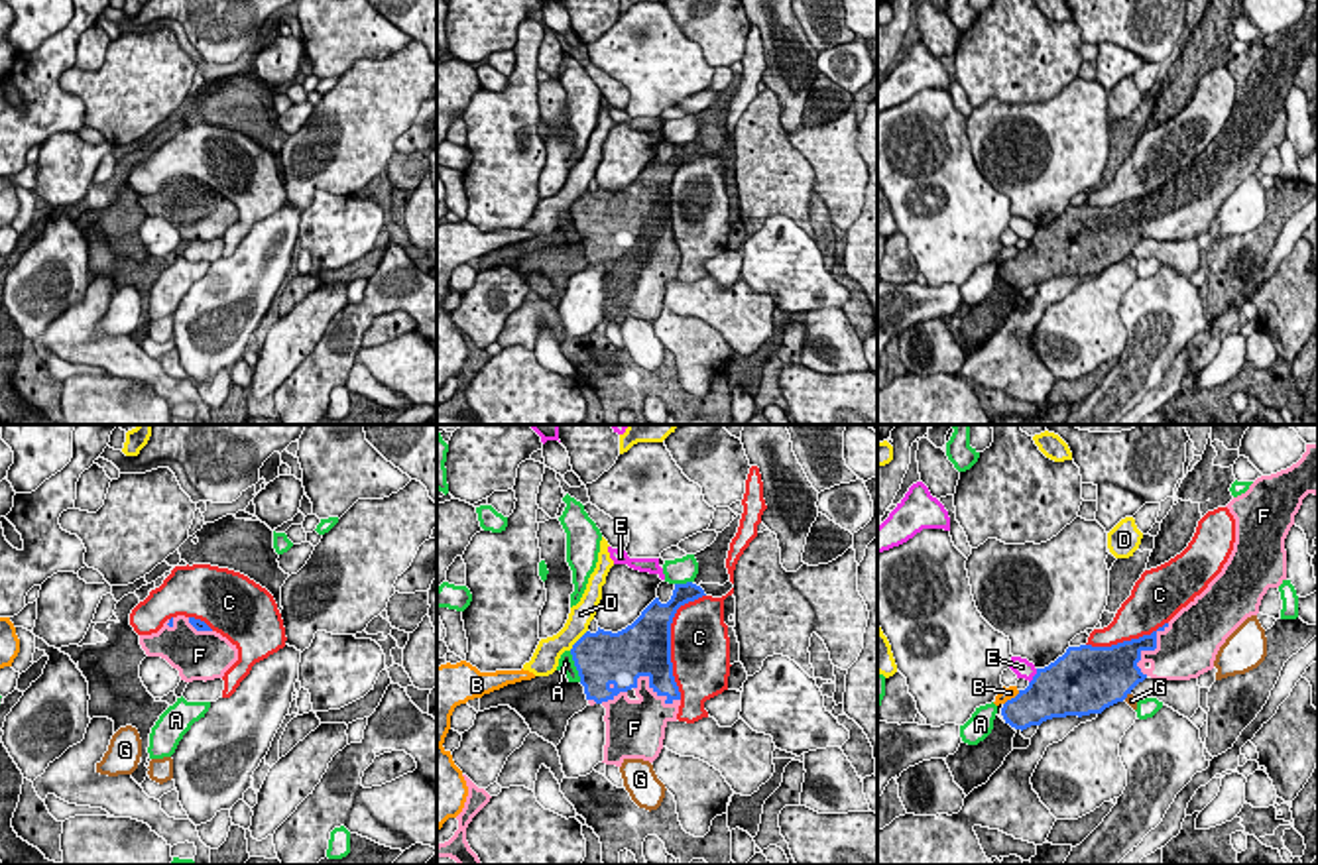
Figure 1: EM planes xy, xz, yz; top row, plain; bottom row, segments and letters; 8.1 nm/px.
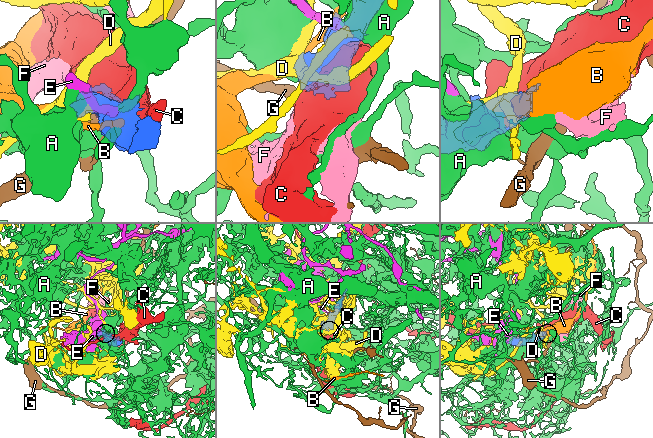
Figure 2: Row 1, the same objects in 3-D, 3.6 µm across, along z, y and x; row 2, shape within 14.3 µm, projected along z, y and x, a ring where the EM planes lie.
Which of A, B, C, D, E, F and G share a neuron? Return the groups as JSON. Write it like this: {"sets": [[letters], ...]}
{"sets": [["A"], ["B"], ["C"], ["D"], ["E"], ["F"], ["G"]]}

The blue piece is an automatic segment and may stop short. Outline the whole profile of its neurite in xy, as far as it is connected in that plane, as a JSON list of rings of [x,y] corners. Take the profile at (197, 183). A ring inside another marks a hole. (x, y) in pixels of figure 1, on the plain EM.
[[[177,175],[157,193],[140,195],[148,216],[161,216],[179,230],[181,240],[214,240],[238,220],[238,208],[205,181]]]

